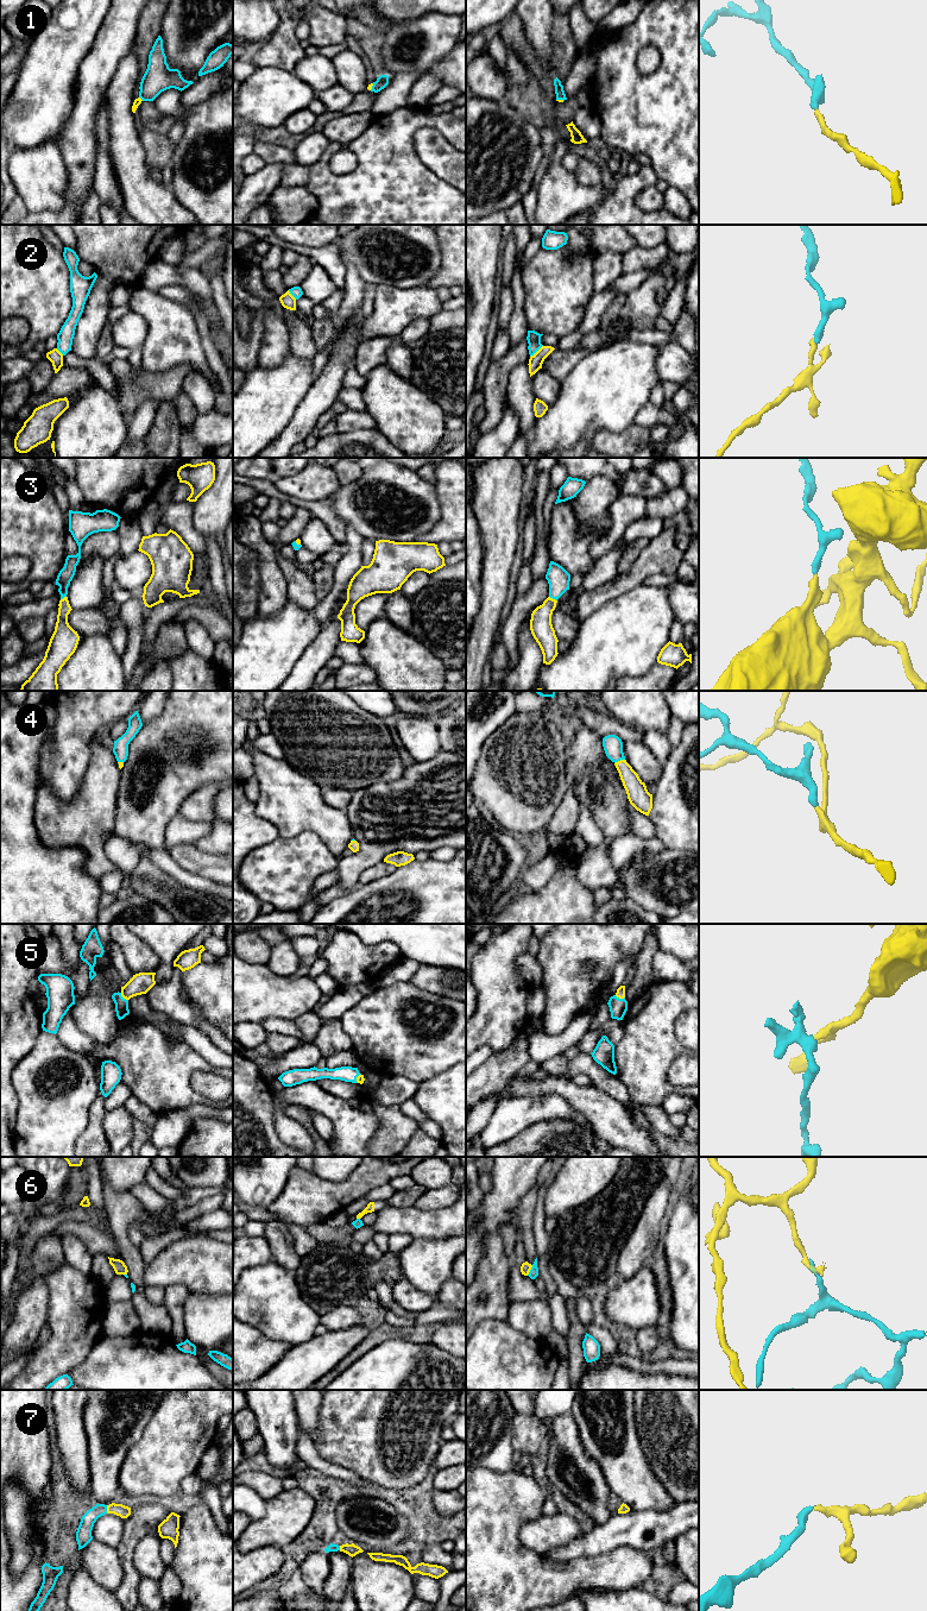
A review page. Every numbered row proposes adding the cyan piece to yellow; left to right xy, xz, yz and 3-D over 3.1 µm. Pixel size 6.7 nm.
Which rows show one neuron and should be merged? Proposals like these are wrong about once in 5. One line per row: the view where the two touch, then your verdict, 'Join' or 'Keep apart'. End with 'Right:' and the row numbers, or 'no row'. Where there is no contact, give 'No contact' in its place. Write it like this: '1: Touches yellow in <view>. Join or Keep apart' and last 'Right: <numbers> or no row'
1: Touches yellow in xy. Join
2: Touches yellow in yz. Keep apart
3: Touches yellow in yz. Join
4: Touches yellow in yz. Join
5: Touches yellow in xy. Join
6: Touches yellow in yz. Keep apart
7: Touches yellow in xy. Join
Right: 1, 3, 4, 5, 7

